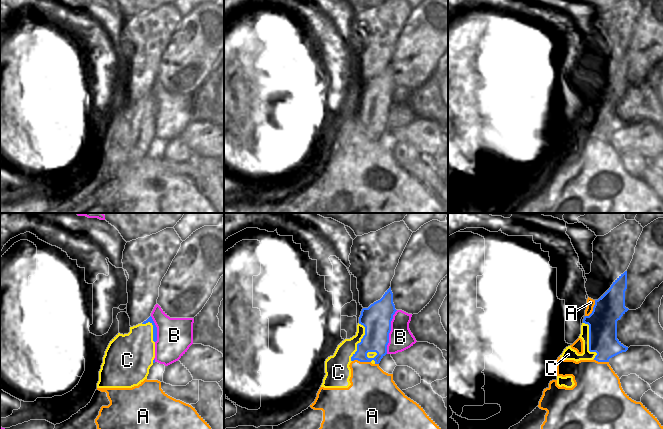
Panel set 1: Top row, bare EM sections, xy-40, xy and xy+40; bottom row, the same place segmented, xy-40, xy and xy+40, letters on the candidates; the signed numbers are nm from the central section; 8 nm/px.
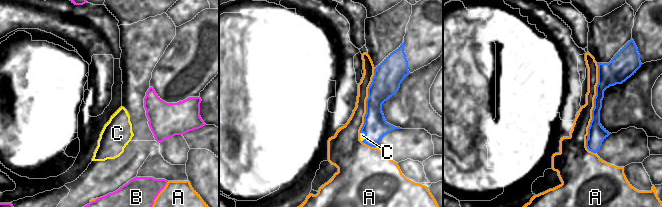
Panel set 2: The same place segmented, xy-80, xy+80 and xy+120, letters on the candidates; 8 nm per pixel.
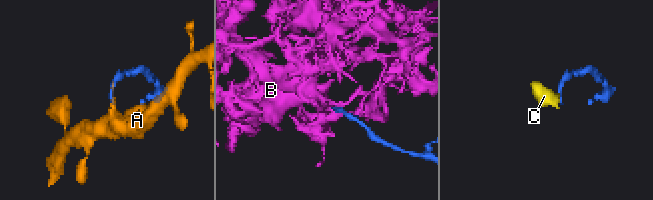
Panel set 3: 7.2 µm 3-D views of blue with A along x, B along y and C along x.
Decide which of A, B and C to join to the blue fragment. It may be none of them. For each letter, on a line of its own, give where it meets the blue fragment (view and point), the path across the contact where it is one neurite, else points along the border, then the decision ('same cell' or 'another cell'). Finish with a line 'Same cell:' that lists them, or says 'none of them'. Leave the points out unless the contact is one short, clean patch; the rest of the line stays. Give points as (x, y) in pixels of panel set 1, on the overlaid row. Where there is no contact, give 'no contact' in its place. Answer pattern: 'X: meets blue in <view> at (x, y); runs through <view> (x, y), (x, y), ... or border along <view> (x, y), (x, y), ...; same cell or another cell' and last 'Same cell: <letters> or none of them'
A: meets blue in xy+40 at (593, 309); another cell
B: meets blue in xy at (389, 332); border along xy (397, 310), (391, 321), (386, 353); another cell
C: meets blue in xy+40 at (589, 341); border along xy+40 (583, 322), (588, 325), (588, 349), (596, 353), (594, 358); another cell
Same cell: none of them

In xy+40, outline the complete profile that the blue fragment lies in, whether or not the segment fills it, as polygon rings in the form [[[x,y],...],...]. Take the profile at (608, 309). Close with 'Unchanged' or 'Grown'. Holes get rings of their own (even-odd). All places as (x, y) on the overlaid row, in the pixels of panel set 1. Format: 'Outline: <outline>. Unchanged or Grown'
Outline: [[[627,271],[595,300],[592,313],[583,319],[583,323],[589,325],[589,351],[597,353],[594,360],[598,362],[609,362],[610,358],[628,350],[617,339],[617,321],[629,310],[625,307],[626,289]]]. Unchanged.

